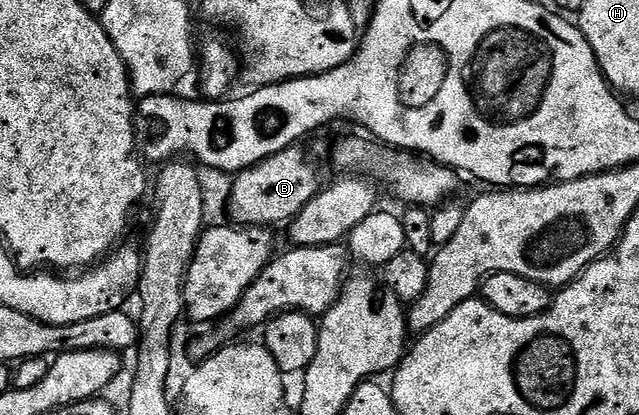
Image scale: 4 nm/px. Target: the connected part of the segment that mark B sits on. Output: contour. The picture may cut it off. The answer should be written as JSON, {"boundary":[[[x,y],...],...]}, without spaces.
{"boundary":[[[300,146],[287,148],[255,164],[253,168],[235,173],[232,197],[228,200],[228,212],[232,215],[230,220],[233,225],[267,229],[271,229],[274,224],[287,225],[320,193],[320,172],[302,149]]]}

